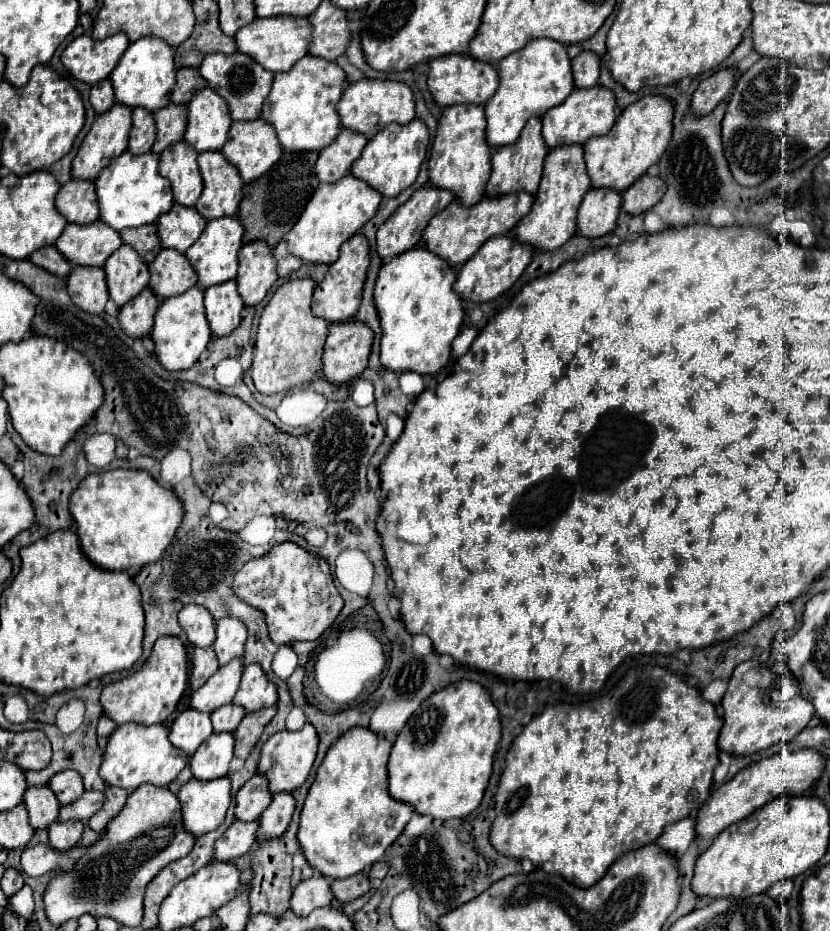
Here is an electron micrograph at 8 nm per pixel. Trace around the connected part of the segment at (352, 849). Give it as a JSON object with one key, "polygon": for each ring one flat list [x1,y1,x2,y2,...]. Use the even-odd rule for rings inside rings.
{"polygon":[[353,727,339,737,339,741,327,751,321,767,317,769,315,781,309,787,309,795,301,811,297,839,309,865,321,875,343,879,355,873,367,873,373,863,381,861,385,849,395,843,407,821,413,817,415,809,411,809,411,805,405,801,393,801,391,793,387,793,387,759,391,745,391,741,379,737,369,727]]}

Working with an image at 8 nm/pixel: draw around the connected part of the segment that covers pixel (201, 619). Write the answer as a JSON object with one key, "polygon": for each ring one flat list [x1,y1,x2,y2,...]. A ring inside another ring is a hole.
{"polygon":[[185,605,179,611,179,625,185,631,185,637,195,647,211,647,215,641,215,619,203,605]]}

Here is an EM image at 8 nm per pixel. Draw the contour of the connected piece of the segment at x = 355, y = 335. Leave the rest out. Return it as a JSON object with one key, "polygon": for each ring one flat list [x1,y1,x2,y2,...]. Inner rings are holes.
{"polygon":[[363,321,331,323,323,353,323,375,331,383,345,383,367,369,373,345,373,329]]}

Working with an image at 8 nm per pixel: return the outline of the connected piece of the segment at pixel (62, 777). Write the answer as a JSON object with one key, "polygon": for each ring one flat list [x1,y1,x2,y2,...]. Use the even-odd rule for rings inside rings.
{"polygon":[[71,769,55,773,49,783,51,783,51,789,57,795,61,805,69,805,69,803,77,801,83,795,83,791,85,791,79,773,75,773]]}

